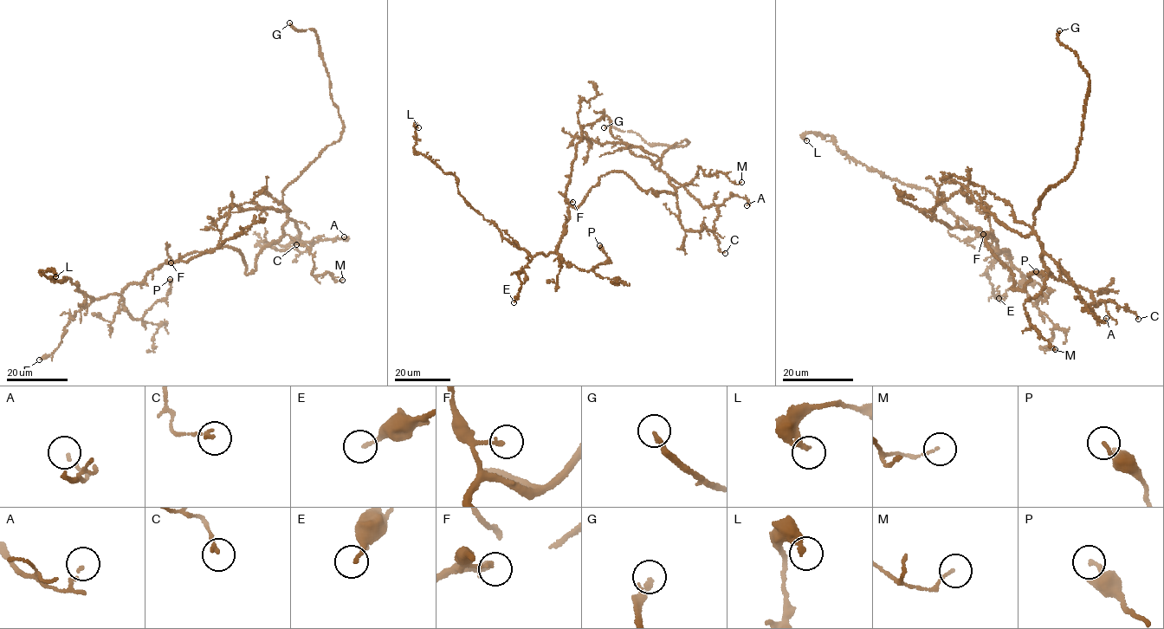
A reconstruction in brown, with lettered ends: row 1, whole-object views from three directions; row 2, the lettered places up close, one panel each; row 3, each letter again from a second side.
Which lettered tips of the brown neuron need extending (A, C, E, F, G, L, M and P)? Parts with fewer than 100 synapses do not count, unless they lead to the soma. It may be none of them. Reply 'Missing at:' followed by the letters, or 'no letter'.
Missing at: G

